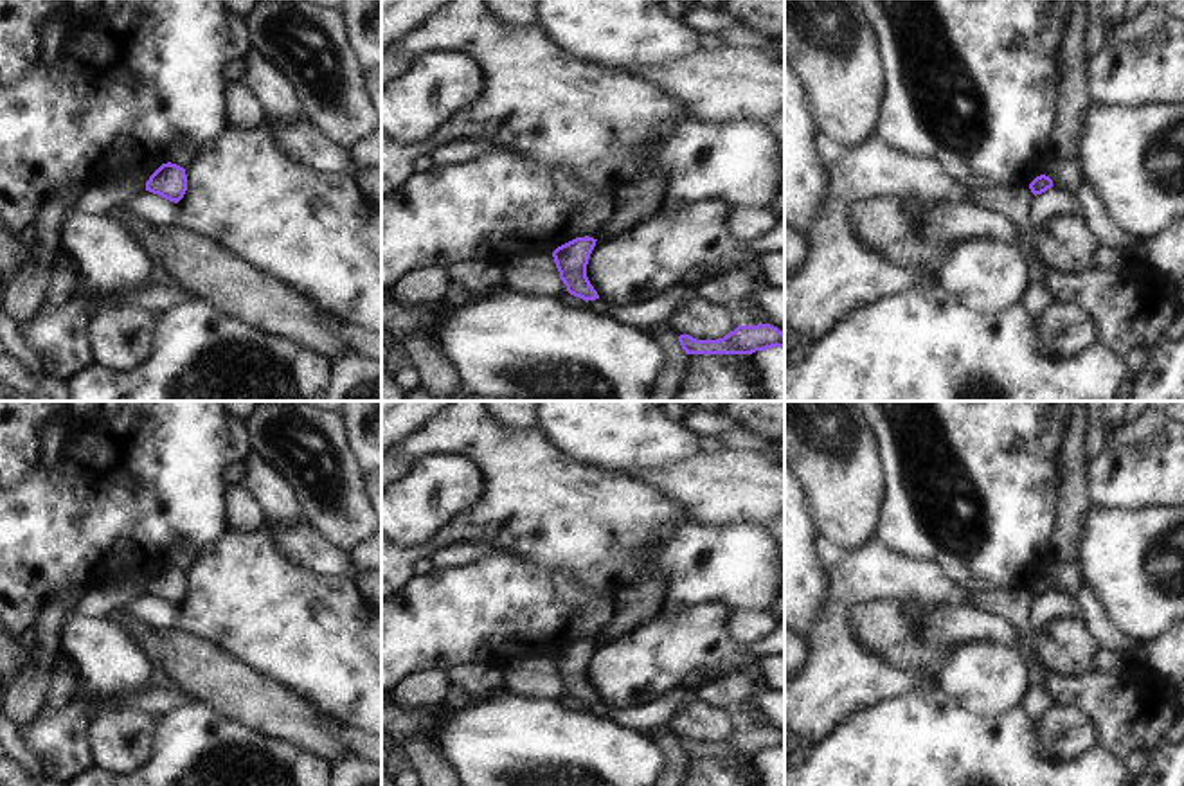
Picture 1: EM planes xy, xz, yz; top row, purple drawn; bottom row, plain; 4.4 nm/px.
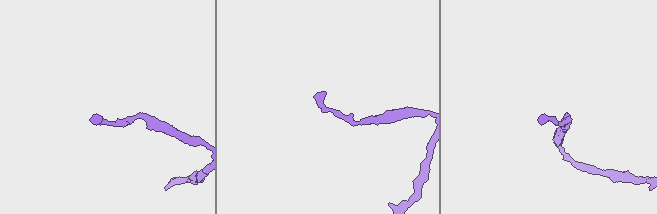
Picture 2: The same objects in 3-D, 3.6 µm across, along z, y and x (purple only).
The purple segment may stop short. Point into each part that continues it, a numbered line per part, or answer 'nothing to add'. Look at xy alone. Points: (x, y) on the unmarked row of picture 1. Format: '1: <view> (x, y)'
nothing to add

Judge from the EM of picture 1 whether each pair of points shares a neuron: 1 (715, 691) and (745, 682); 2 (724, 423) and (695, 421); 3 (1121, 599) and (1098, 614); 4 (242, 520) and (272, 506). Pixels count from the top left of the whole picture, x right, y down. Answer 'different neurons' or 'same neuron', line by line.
1: same neuron
2: same neuron
3: different neurons
4: different neurons

